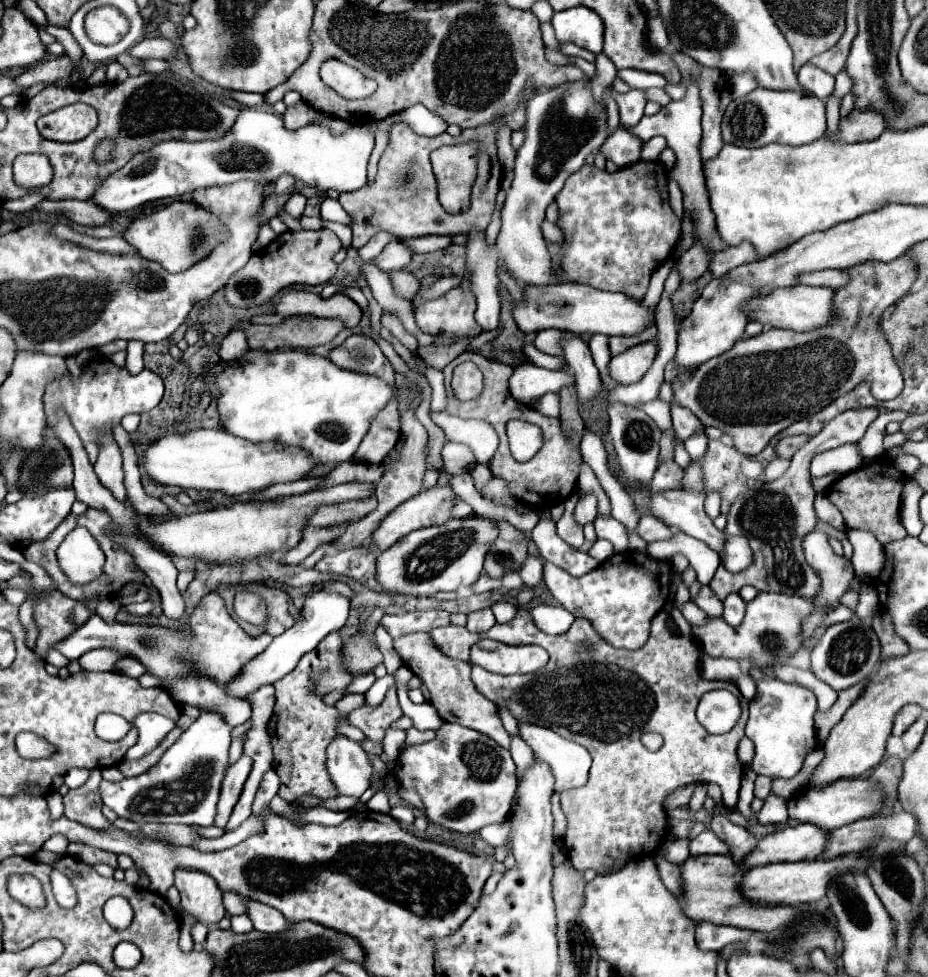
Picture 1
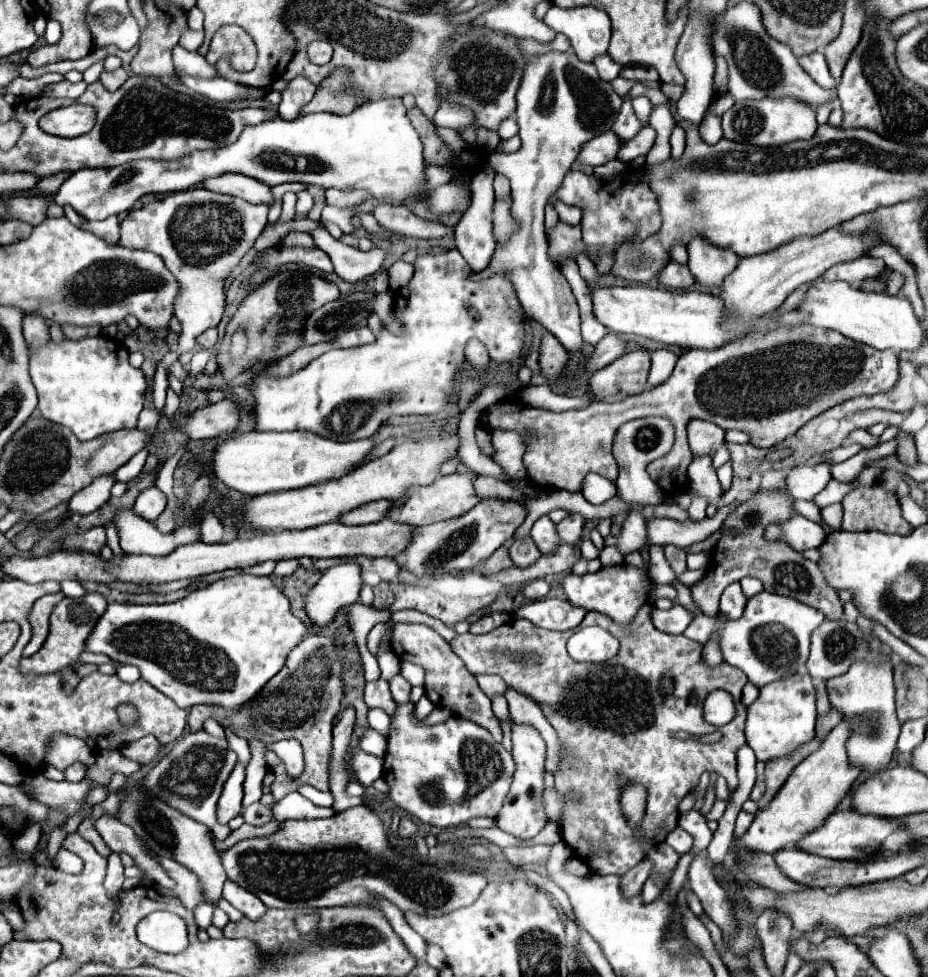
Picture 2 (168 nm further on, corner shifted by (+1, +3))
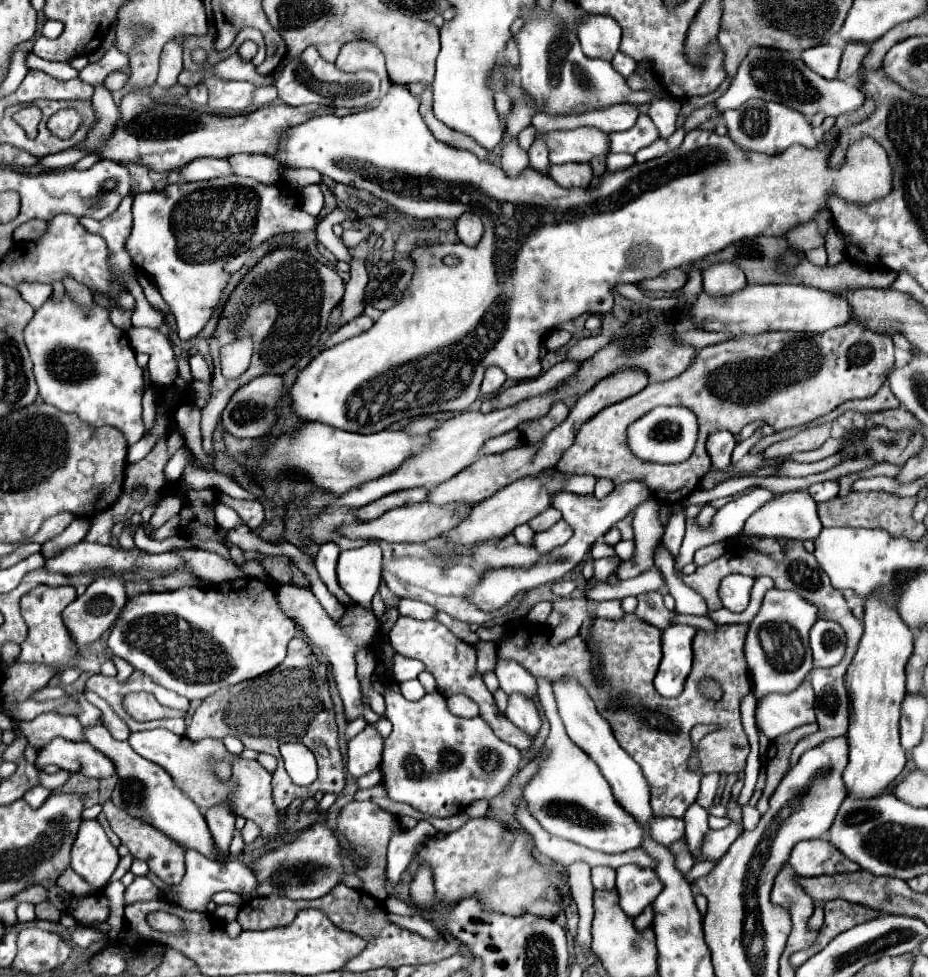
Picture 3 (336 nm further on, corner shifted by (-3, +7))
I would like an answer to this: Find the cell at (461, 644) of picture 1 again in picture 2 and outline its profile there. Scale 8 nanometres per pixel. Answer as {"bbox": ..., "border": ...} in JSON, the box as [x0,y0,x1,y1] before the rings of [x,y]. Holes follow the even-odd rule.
{"bbox":[449,604,747,876],"border":[[[645,604],[637,616],[635,622],[629,628],[623,628],[615,622],[611,622],[607,616],[599,612],[587,612],[579,628],[585,626],[601,626],[607,632],[611,632],[619,642],[621,648],[619,652],[603,662],[603,664],[591,664],[591,662],[575,662],[567,654],[567,638],[571,632],[551,632],[533,626],[529,620],[513,620],[507,622],[499,628],[495,628],[489,634],[475,636],[471,632],[457,634],[449,644],[451,650],[465,662],[467,670],[473,676],[479,674],[497,674],[505,680],[509,688],[515,688],[527,696],[531,696],[537,704],[541,704],[541,710],[545,718],[551,722],[551,726],[559,732],[565,748],[573,756],[573,766],[571,770],[561,770],[555,776],[555,788],[559,794],[567,796],[565,808],[563,808],[563,842],[579,856],[581,860],[587,862],[593,874],[617,874],[623,876],[629,872],[636,864],[645,858],[645,842],[647,844],[659,844],[663,838],[677,826],[677,804],[695,788],[699,782],[699,776],[703,772],[717,772],[727,778],[729,792],[733,792],[739,784],[737,780],[737,770],[735,770],[735,752],[745,744],[745,716],[747,716],[747,706],[741,702],[741,690],[747,684],[747,676],[735,668],[729,666],[727,662],[719,664],[717,668],[707,668],[701,662],[701,644],[687,640],[685,636],[671,636],[665,632],[659,632],[651,624],[651,612],[653,604]],[[521,652],[537,652],[541,656],[541,666],[519,666],[515,658],[505,658],[505,654],[521,654]],[[671,678],[673,692],[663,694],[661,702],[661,684],[663,680]],[[711,690],[729,690],[735,706],[737,706],[737,716],[723,728],[713,728],[703,720],[703,698]],[[675,732],[687,732],[693,738],[689,740],[677,740],[673,738]],[[711,732],[721,732],[721,740],[713,744],[703,744],[699,736],[711,734]],[[621,780],[641,784],[647,788],[647,810],[645,816],[639,824],[643,832],[643,840],[637,840],[634,830],[628,826],[621,809]]]}

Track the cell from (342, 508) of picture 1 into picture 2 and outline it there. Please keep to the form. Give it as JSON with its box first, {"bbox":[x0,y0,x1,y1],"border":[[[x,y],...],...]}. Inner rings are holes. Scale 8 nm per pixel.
{"bbox":[339,500,391,524],"border":[[[375,500],[375,502],[367,502],[359,508],[353,508],[351,512],[343,512],[343,516],[339,516],[341,524],[371,524],[371,522],[379,522],[383,520],[385,512],[391,508],[389,500]]]}

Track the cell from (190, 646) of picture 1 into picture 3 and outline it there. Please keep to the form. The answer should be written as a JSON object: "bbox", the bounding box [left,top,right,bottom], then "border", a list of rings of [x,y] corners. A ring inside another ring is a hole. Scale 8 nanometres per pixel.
{"bbox":[107,578,295,700],"border":[[[249,578],[245,584],[237,580],[133,596],[107,644],[115,656],[153,678],[155,684],[189,700],[203,700],[223,686],[257,678],[279,666],[293,636],[295,622],[279,610],[275,592],[265,582]]]}

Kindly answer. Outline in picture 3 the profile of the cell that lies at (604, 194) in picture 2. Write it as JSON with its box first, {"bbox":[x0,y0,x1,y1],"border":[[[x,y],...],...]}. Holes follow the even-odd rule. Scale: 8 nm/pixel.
{"bbox":[547,164,591,188],"border":[[[549,164],[547,174],[563,188],[587,186],[591,180],[591,164],[563,164],[563,166]]]}

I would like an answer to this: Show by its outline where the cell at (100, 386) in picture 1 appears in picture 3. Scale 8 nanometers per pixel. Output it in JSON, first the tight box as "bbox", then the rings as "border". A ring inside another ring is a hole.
{"bbox":[25,292,143,446],"border":[[[67,292],[61,300],[49,298],[27,324],[25,344],[35,366],[35,380],[43,402],[61,412],[75,412],[93,428],[115,426],[123,432],[129,446],[143,438],[143,370],[135,362],[127,332],[111,324],[107,308],[99,304],[83,308]]]}

